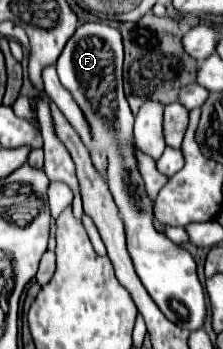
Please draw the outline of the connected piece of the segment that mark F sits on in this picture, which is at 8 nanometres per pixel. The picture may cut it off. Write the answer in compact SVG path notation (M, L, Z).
M82 23L76 33L68 39L62 55L56 61L60 83L72 93L74 101L82 109L94 145L108 159L106 183L118 205L118 211L126 229L126 249L132 257L134 269L158 309L174 325L196 331L202 327L206 317L206 291L196 275L196 263L192 255L172 243L164 233L154 227L152 199L146 195L142 177L138 175L134 159L134 115L128 107L122 89L122 37L120 31L104 23Z

